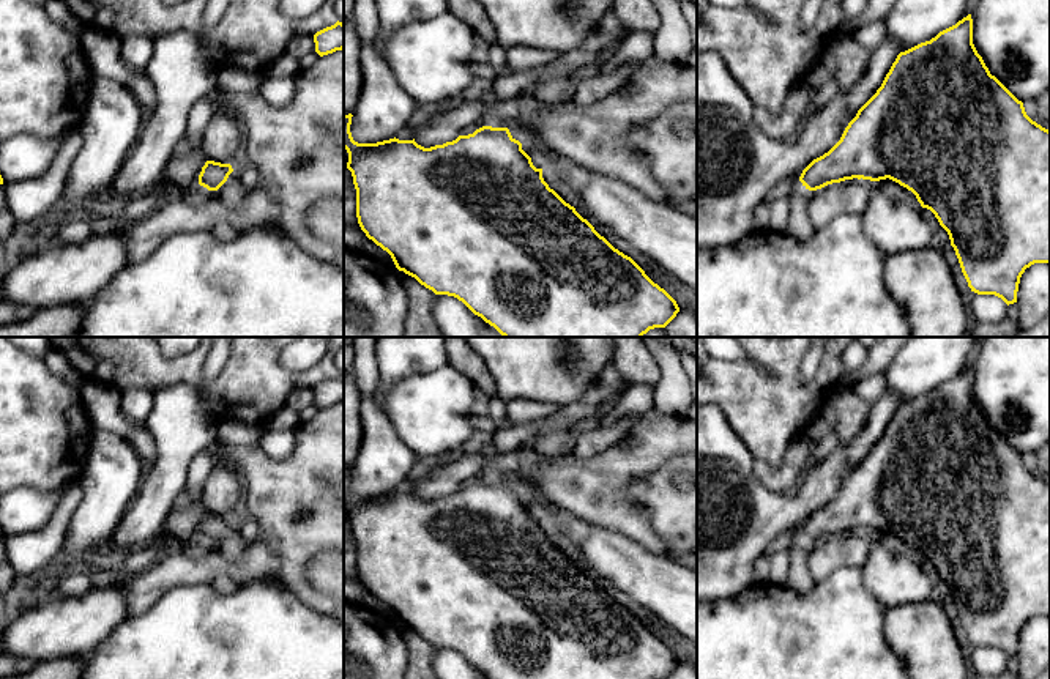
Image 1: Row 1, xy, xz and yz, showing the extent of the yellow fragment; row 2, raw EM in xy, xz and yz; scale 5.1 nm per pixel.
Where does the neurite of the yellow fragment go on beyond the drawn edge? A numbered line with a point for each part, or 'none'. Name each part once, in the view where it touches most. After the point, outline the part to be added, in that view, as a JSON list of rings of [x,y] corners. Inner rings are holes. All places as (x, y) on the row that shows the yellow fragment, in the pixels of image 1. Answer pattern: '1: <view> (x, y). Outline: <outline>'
1: xy (232, 191). Outline: [[[233,170],[227,181],[214,192],[227,206],[235,208],[249,194],[249,189],[240,181],[236,172]]]

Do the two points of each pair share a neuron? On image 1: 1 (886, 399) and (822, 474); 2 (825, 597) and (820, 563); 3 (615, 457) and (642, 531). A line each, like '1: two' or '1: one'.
1: one
2: two
3: one

